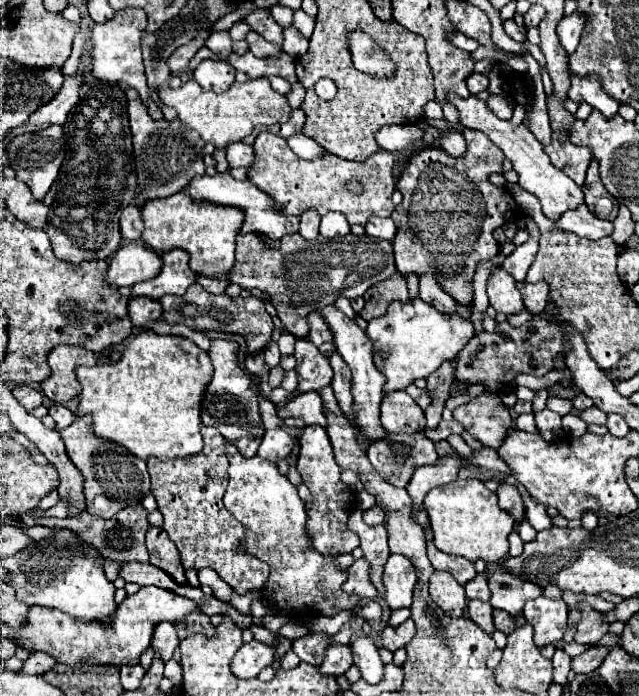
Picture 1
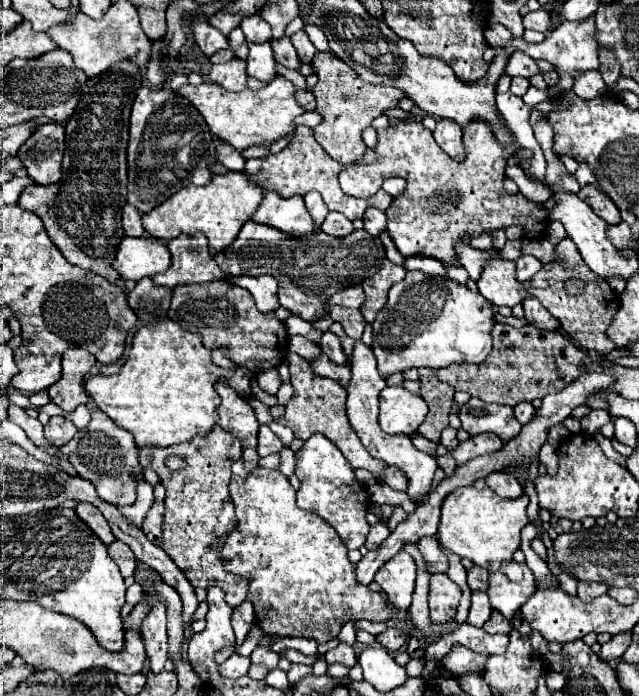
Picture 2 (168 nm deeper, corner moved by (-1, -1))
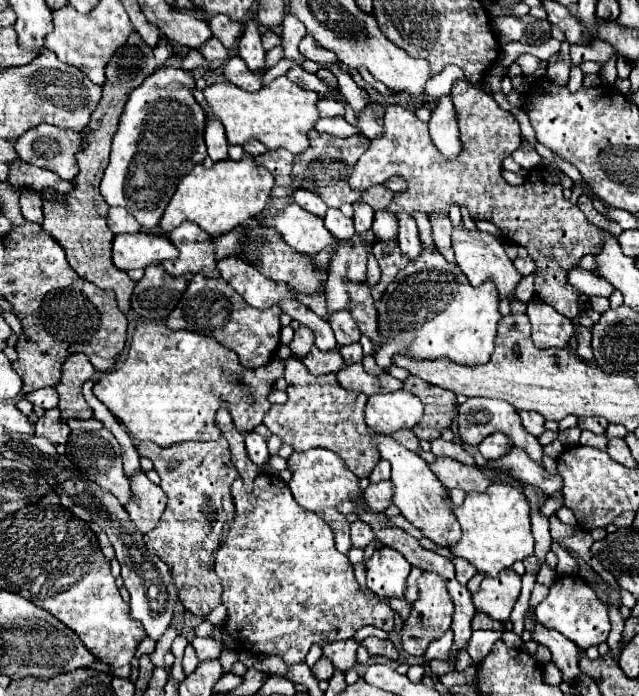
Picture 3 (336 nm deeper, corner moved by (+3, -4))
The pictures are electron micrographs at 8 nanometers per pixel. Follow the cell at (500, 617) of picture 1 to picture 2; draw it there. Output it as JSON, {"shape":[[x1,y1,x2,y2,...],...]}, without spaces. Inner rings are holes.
{"shape":[[492,611,492,617,484,625,484,631,488,631,488,633,506,633,508,635,512,631,512,623,510,623,510,619,502,617,502,613]]}

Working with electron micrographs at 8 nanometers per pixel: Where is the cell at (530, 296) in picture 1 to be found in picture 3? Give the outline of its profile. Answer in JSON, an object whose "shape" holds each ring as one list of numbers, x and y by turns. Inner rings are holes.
{"shape":[[538,298,528,302,526,310,532,324,532,342,536,348,566,348,570,336,574,336,574,326,568,318,560,316,552,306]]}

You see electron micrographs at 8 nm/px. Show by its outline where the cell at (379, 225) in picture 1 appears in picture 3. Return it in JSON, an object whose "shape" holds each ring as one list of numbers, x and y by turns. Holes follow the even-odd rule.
{"shape":[[358,202,358,204,354,204,352,206,354,208,354,226,356,226,356,232,366,232,366,230,370,230,370,226,372,226,372,220,374,220,374,210,368,206,368,204,364,204,364,202]]}

